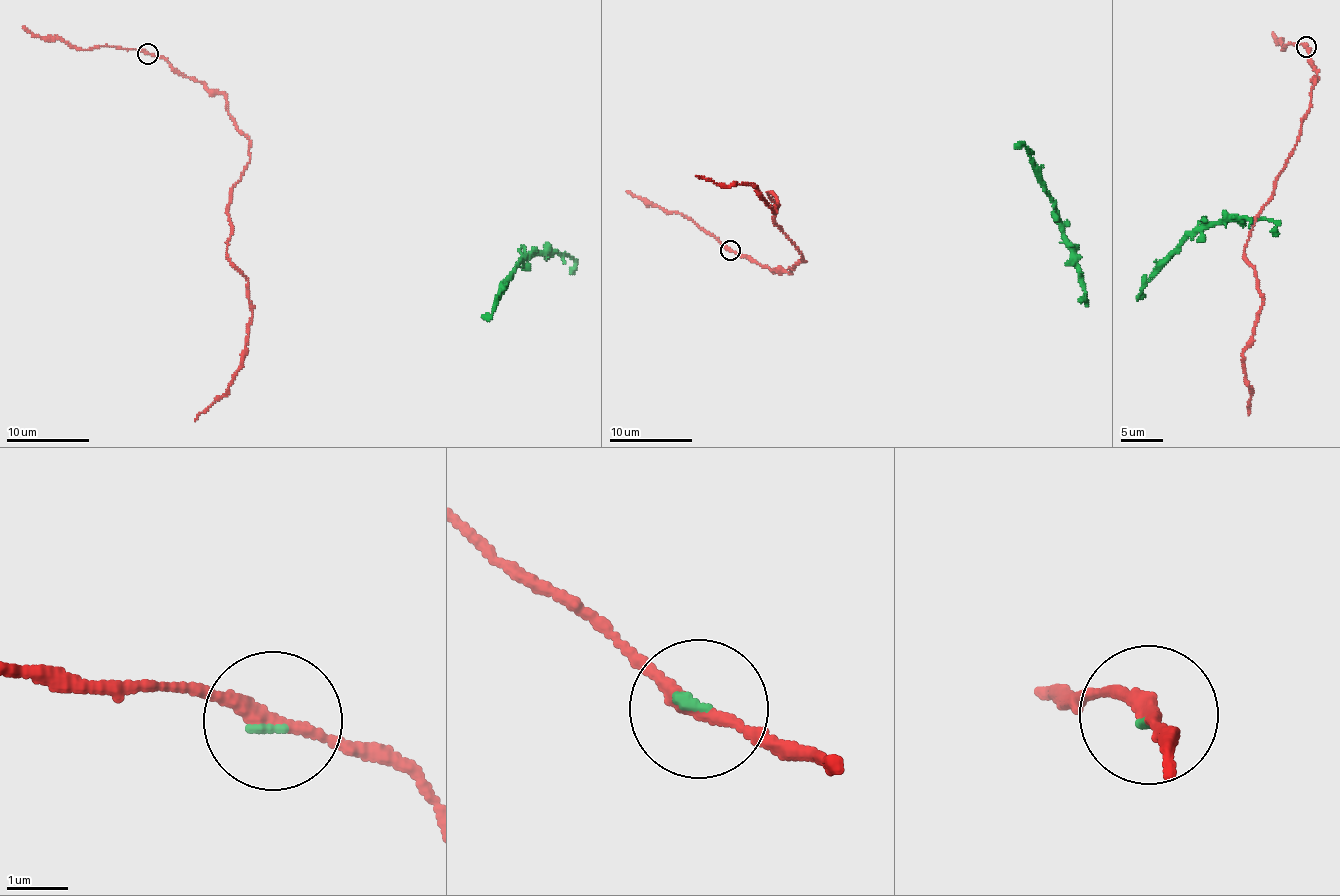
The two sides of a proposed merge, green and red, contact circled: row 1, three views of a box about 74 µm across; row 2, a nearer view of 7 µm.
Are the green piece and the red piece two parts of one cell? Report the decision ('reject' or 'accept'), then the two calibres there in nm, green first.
accept; 90 nm thick on the green side, 220 nm on the other

